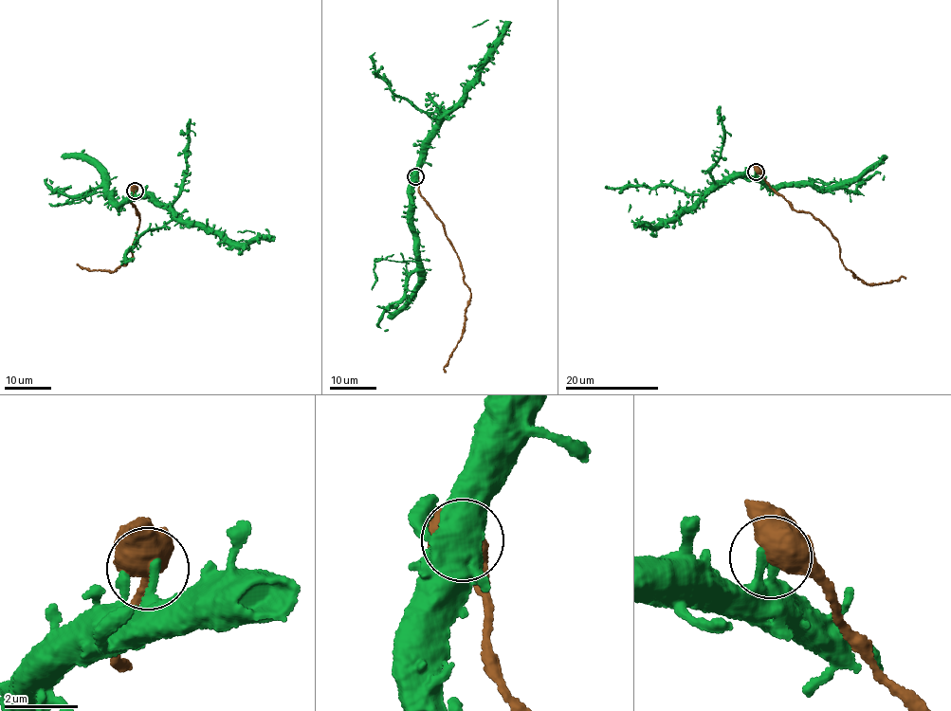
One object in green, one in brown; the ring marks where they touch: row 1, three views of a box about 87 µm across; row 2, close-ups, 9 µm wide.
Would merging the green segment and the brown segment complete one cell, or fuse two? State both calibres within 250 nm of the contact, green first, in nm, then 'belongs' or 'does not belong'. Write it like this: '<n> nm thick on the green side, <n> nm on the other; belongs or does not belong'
280 nm thick on the green side, 850 nm on the other; does not belong

